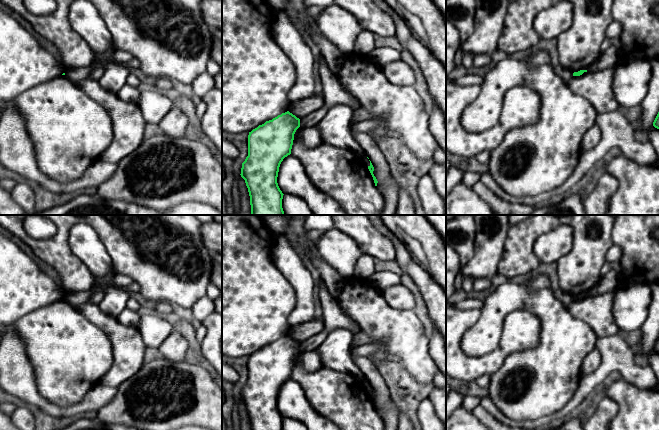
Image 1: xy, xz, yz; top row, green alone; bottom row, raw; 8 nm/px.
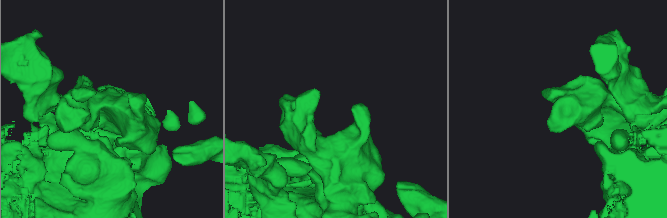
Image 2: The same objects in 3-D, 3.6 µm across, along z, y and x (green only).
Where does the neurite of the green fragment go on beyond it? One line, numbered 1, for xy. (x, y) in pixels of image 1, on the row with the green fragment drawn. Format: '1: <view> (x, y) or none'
1: none

